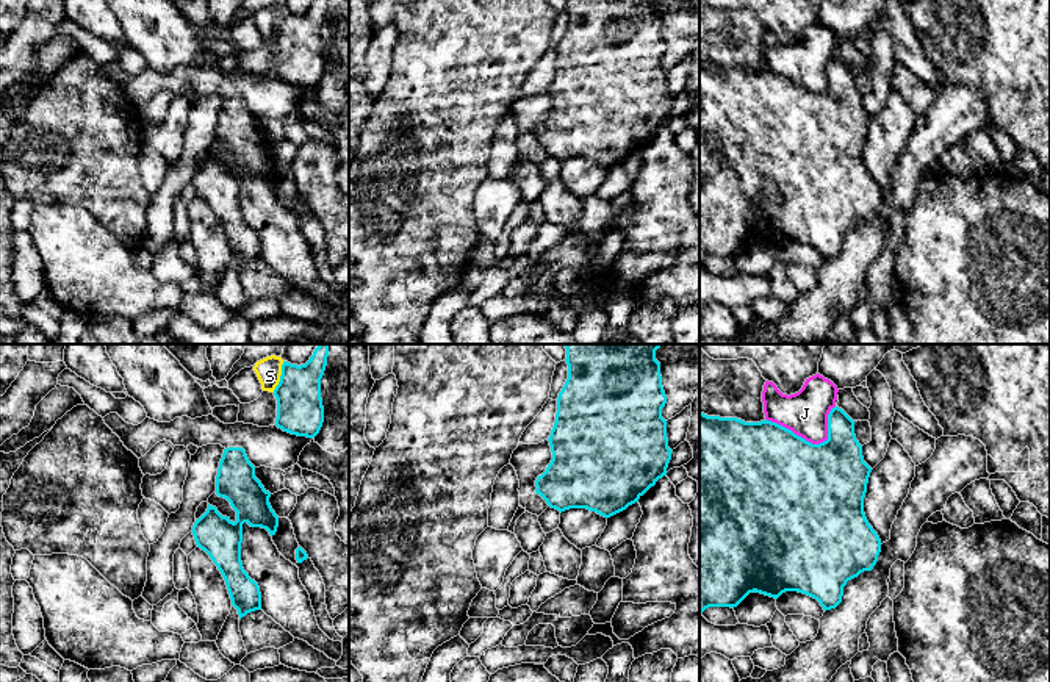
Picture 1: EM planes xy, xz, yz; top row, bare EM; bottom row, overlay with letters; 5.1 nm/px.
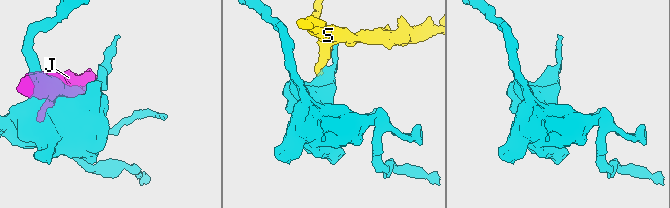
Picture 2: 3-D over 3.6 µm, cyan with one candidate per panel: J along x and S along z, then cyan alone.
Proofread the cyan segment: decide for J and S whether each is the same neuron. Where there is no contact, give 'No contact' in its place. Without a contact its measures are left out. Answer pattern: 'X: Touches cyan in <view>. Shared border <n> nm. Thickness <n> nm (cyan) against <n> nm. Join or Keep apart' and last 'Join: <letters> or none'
J: Touches cyan in yz. Shared border 360 nm. Thickness 500 nm (cyan) against 220 nm. Keep apart
S: Touches cyan in xy. Shared border 170 nm. Thickness 240 nm (cyan) against 130 nm. Keep apart
Join: none

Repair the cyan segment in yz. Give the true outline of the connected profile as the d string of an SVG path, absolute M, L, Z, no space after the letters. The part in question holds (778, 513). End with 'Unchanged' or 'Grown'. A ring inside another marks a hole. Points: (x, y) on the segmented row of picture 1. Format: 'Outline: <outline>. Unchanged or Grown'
Outline: M839 407L828 415L828 440L812 444L792 430L771 422L745 422L737 418L699 413L699 615L709 607L737 607L750 593L778 599L786 591L798 591L820 602L823 610L842 602L843 587L864 571L872 571L881 552L881 540L864 513L864 497L872 468L864 461L862 446L854 435L854 421Z. Unchanged

